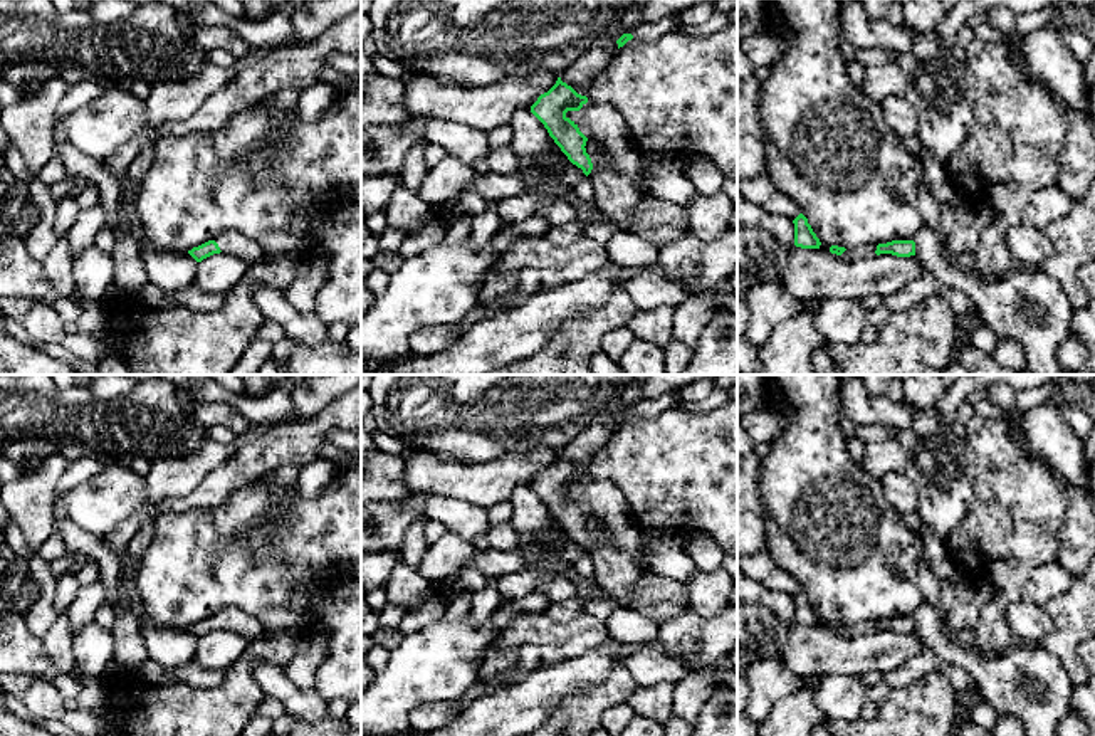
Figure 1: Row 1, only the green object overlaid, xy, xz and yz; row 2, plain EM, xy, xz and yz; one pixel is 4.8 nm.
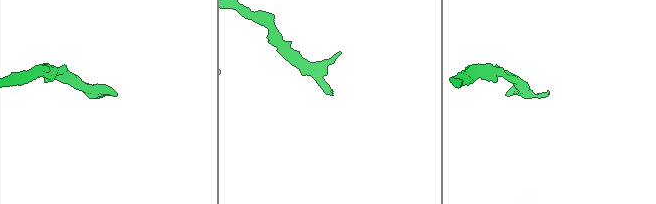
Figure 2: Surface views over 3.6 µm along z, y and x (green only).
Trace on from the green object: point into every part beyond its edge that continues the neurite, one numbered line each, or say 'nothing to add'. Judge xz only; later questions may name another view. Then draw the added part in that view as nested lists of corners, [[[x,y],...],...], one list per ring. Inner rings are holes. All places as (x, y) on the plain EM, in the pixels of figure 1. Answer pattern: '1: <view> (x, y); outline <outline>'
1: xz (600, 498); outline [[[588,479],[573,491],[574,501],[586,514],[596,516],[606,528],[616,548],[626,553],[643,571],[648,568],[642,549],[640,529],[635,526],[621,491],[606,479]]]

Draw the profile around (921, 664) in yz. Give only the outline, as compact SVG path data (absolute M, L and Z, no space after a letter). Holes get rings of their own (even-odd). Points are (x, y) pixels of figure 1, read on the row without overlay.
M924 650L900 667L883 672L882 681L885 681L890 689L900 689L929 674L930 670L939 670L942 664L946 662L935 654Z

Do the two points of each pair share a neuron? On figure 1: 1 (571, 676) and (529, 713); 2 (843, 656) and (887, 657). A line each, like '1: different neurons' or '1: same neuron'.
1: same neuron
2: same neuron

